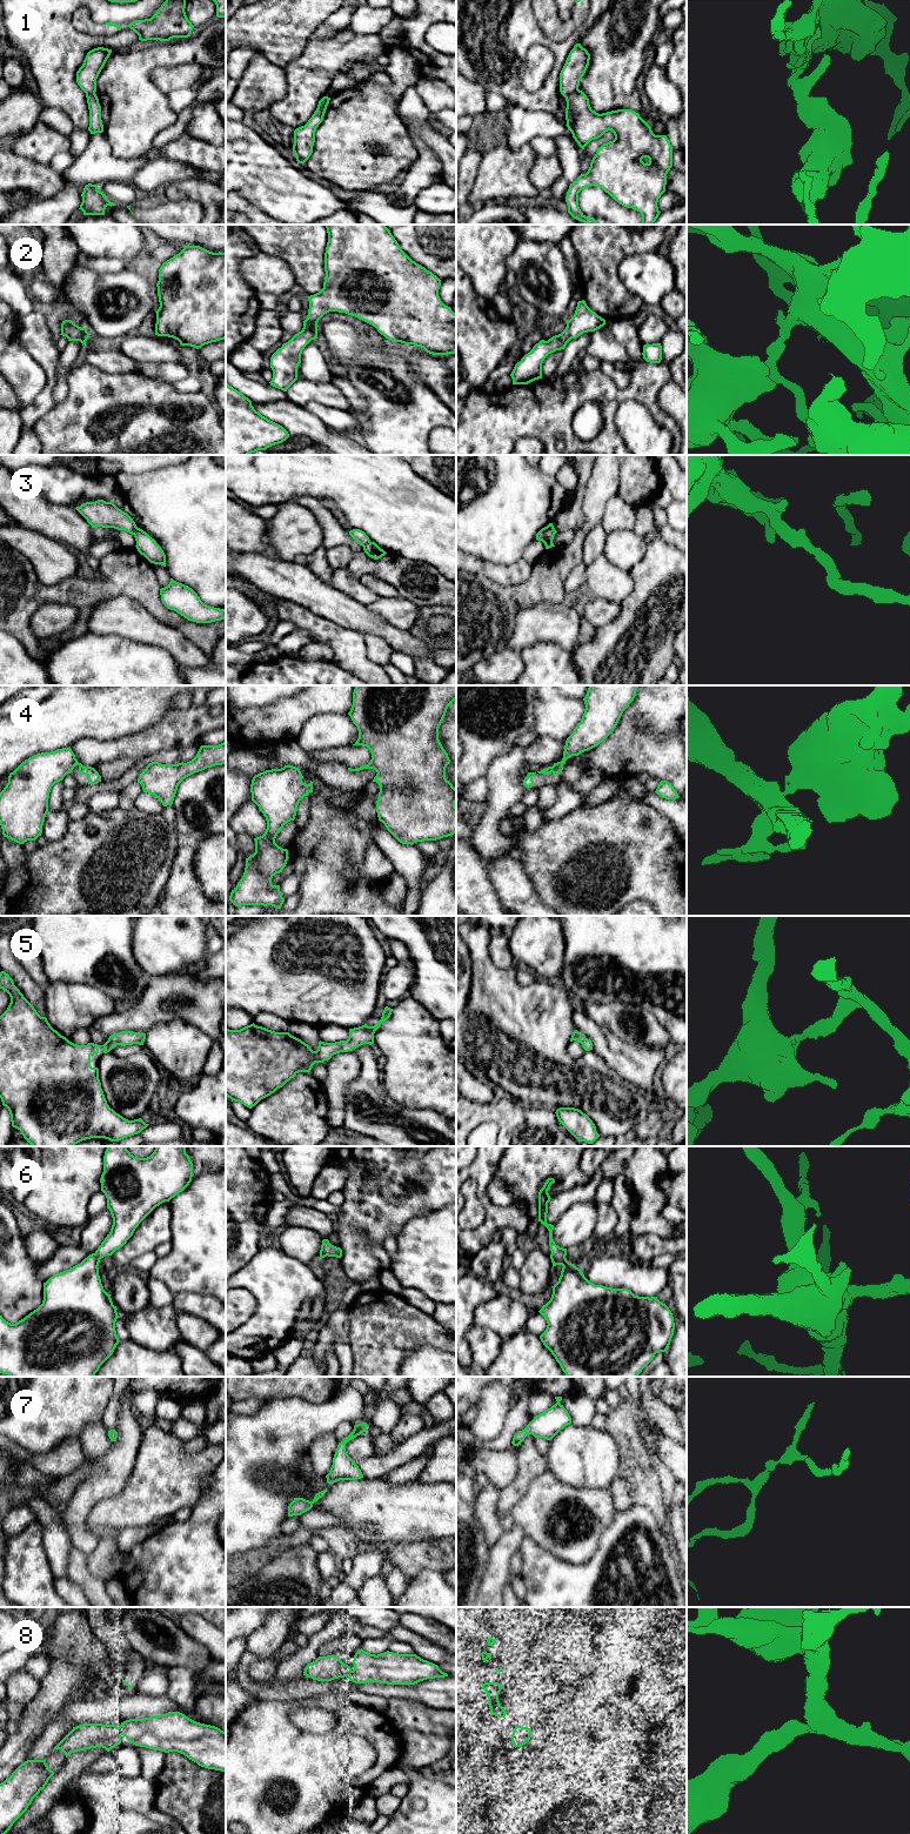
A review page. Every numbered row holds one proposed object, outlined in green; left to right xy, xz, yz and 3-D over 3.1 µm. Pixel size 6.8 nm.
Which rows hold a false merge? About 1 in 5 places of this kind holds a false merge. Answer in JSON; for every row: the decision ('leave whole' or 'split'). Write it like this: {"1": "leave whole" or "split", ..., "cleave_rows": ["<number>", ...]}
{"1": "split", "2": "leave whole", "3": "split", "4": "leave whole", "5": "leave whole", "6": "leave whole", "7": "leave whole", "8": "leave whole", "cleave_rows": ["1", "3"]}

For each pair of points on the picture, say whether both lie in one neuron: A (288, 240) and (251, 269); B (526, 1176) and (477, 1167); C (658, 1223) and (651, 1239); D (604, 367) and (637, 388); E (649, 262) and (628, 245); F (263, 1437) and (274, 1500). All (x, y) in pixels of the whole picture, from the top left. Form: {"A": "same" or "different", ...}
{"A": "different", "B": "different", "C": "different", "D": "different", "E": "different", "F": "same"}

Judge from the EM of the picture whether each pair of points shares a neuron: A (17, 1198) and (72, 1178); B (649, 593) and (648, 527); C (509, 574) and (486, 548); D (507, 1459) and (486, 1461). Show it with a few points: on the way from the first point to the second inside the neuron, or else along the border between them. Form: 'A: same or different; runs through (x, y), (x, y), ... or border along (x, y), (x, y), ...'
A: different; border along (28, 1195), (17, 1207)
B: same; runs through (654, 576), (654, 543)
C: different; border along (475, 555), (500, 564), (512, 564), (522, 559)
D: same; runs through (502, 1461), (490, 1461)

